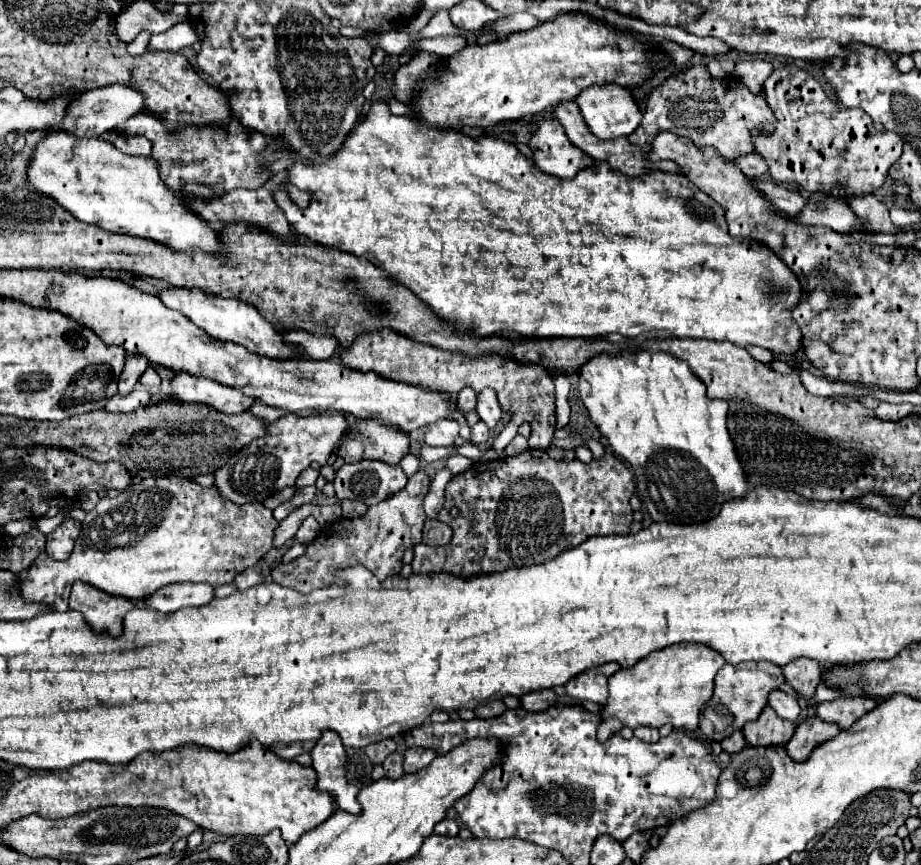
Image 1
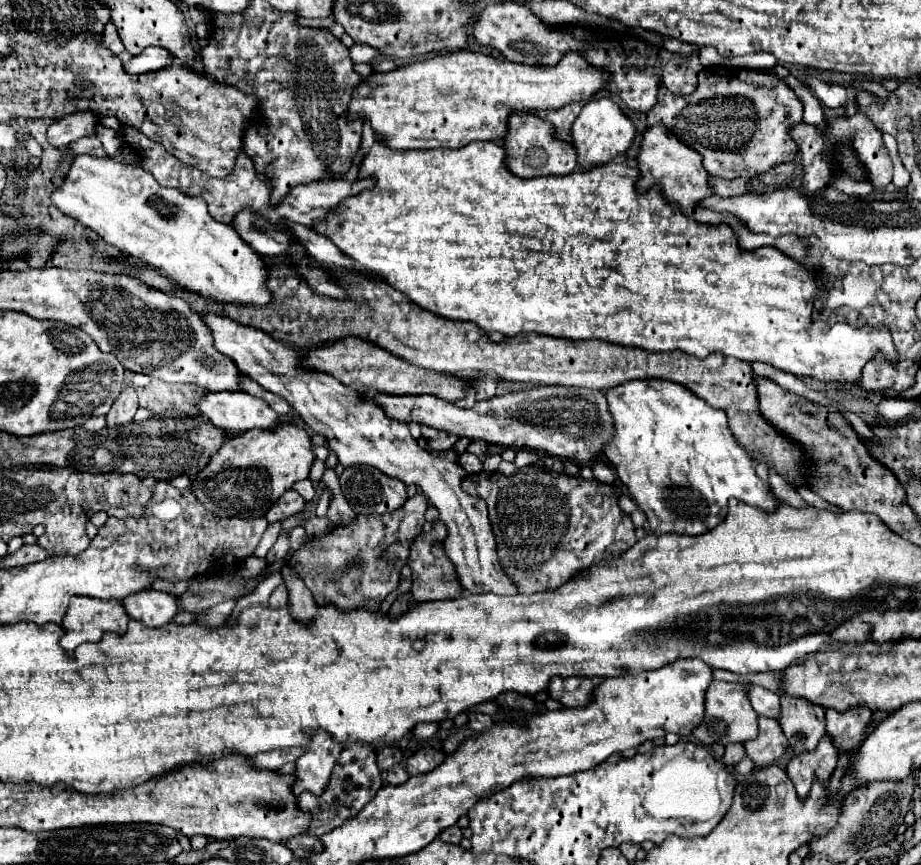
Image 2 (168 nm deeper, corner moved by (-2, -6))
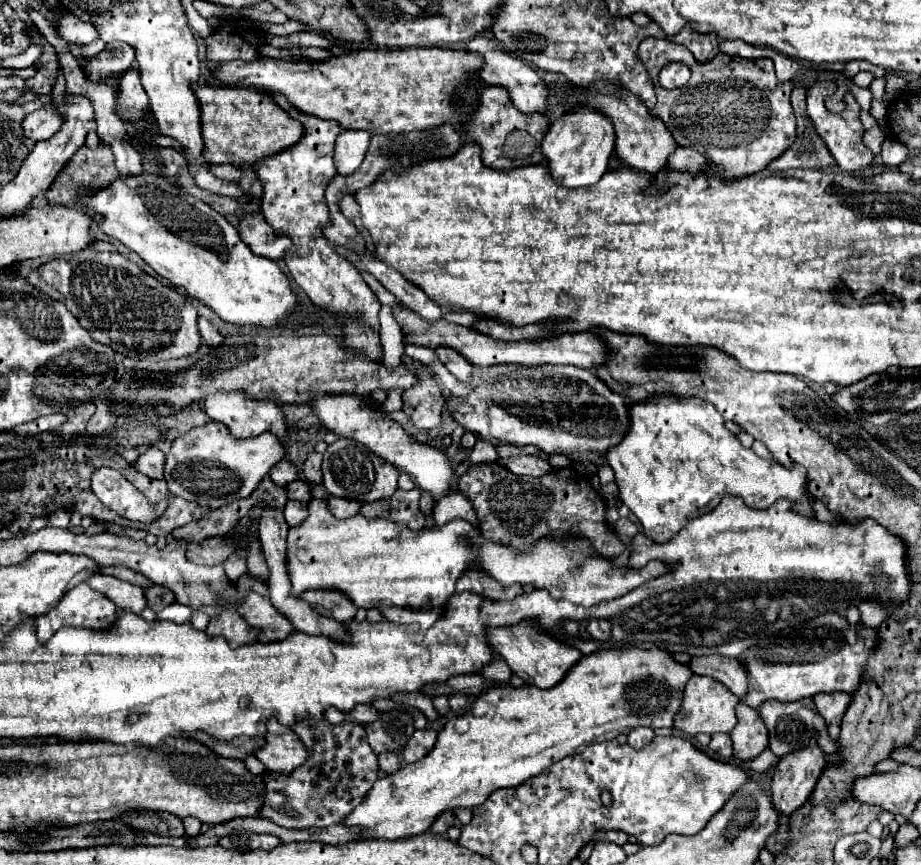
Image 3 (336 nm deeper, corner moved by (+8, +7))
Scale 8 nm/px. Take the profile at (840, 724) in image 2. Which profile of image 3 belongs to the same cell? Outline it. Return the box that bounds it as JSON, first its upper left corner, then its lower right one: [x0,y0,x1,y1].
[813,692,851,740]

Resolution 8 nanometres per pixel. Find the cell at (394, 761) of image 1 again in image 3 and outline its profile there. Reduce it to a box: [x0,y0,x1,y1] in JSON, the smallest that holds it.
[379,752,401,774]

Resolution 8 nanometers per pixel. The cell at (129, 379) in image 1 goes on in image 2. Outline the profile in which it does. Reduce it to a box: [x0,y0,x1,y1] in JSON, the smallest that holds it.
[107,387,137,429]

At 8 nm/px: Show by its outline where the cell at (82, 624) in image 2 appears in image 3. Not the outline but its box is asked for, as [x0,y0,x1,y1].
[37,584,117,642]

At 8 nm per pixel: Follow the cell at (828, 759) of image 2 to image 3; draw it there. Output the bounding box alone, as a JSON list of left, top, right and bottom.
[771,740,825,814]

